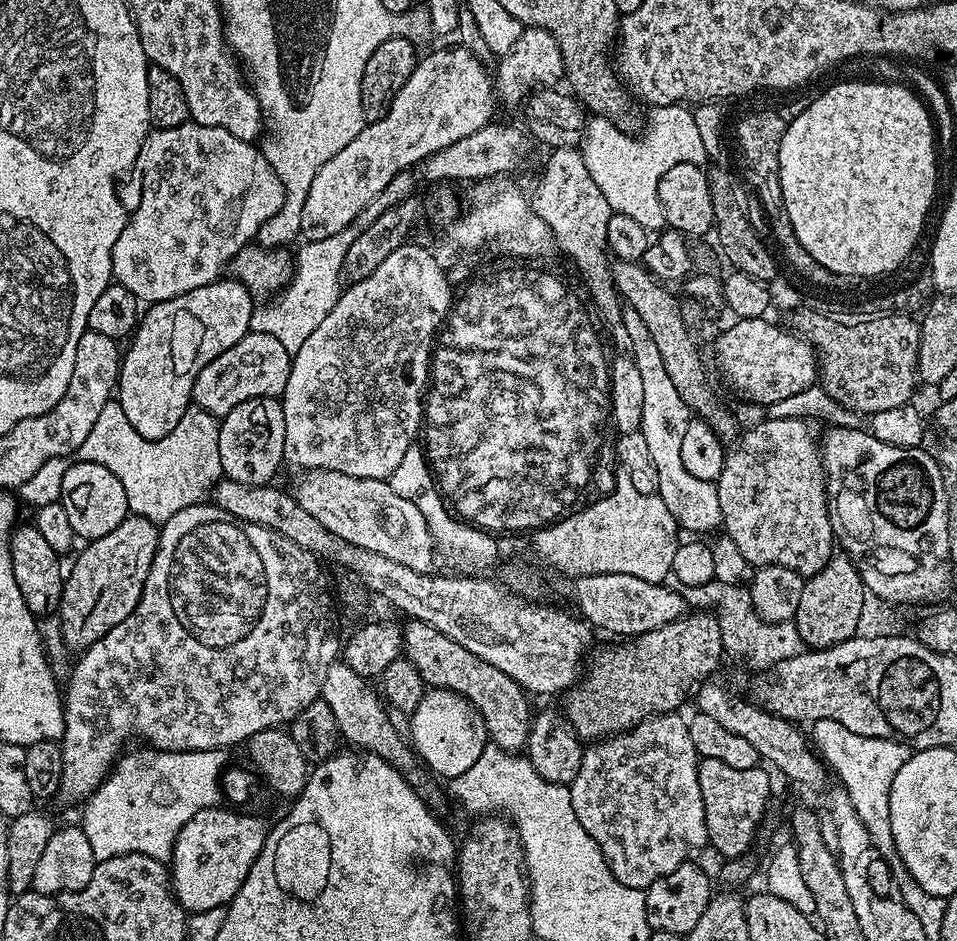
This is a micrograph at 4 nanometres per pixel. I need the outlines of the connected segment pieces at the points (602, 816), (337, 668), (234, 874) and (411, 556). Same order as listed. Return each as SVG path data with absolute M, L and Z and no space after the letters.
M665 712L662 716L650 716L641 724L635 724L629 732L617 732L615 736L597 740L585 747L582 766L578 770L578 778L574 778L574 782L570 785L574 814L578 814L578 822L582 822L586 834L590 834L590 838L594 838L594 842L598 842L614 878L618 878L618 882L622 882L622 886L646 890L658 878L662 878L662 874L670 874L673 870L678 870L678 866L689 863L691 856L688 855L708 844L706 814L702 806L702 790L698 790L697 763L698 757L694 750L694 742L690 742L688 721L683 715L680 717L680 714L676 712Z
M342 662L332 664L330 670L326 670L326 682L322 682L320 699L326 702L326 706L330 706L330 711L334 713L334 722L338 722L341 737L347 743L348 740L352 743L349 745L373 752L378 758L390 762L390 766L398 769L413 786L419 785L421 765L415 751L410 747L409 741L405 737L404 741L399 730L388 721L389 709L385 701L378 695L377 689L362 678L362 674L350 670L350 666Z
M228 806L207 808L194 814L194 818L190 818L186 826L182 826L172 851L170 875L172 891L175 892L178 903L184 907L185 913L191 914L227 906L238 894L242 882L246 882L250 866L254 866L258 854L264 849L270 831L269 825L267 823L264 825L256 816L239 816L236 812L239 811Z
M325 468L311 469L301 476L304 477L294 487L298 506L318 518L330 534L338 534L338 538L362 550L394 558L394 562L402 562L402 566L410 566L410 570L433 571L438 545L432 539L426 518L422 518L414 502L402 498L402 494L394 494L387 480L354 478Z

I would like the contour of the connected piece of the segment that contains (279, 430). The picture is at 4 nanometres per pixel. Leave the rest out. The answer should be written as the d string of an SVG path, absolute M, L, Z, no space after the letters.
M259 396L234 406L234 410L220 420L218 434L218 454L222 458L224 476L250 486L272 484L280 464L282 468L285 463L285 434L284 405L279 399Z

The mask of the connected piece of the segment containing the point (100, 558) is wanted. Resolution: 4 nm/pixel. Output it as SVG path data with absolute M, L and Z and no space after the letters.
M128 515L110 534L87 541L80 553L75 553L76 561L72 569L67 569L62 590L62 602L58 619L60 637L69 653L85 652L94 642L98 642L118 622L130 618L142 598L150 566L154 562L156 547L160 541L160 530L141 516Z

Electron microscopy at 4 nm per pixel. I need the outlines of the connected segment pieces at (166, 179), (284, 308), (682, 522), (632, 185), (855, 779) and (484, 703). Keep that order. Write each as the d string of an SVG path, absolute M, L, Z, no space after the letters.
M195 122L173 128L152 128L142 142L140 153L135 162L135 167L140 168L140 201L137 202L136 209L131 209L128 223L125 224L122 234L118 234L118 242L114 242L114 250L112 251L113 281L126 290L130 290L130 294L134 294L137 301L151 306L158 302L166 302L170 298L178 298L182 294L190 294L190 290L198 290L202 286L221 279L223 272L220 271L223 268L225 271L231 265L232 259L259 237L264 223L270 218L274 218L274 214L278 214L278 210L282 210L282 202L284 201L282 182L270 166L263 151L259 147L255 148L256 146L255 143L242 138L234 138L234 134L230 134L230 130L222 130L218 126L202 126Z
M349 227L333 237L322 241L310 241L301 243L300 253L294 256L292 279L275 298L253 307L250 318L250 329L253 332L270 334L270 338L282 342L282 346L293 354L318 330L318 325L326 319L326 314L334 310L334 302L338 302L342 291L342 277L344 276L344 263L346 262L346 250L354 242L357 229Z
M625 307L624 324L630 334L630 355L642 374L640 432L646 438L650 455L654 457L654 466L658 469L658 494L662 502L666 502L666 510L670 510L677 525L683 531L685 528L688 534L704 534L700 532L719 529L722 506L718 506L718 490L715 483L694 478L693 473L686 474L686 466L682 462L682 437L686 434L686 426L690 422L686 402L678 398L678 390L674 390L674 382L670 382L670 374L666 374L666 366L662 366L658 346L654 346L654 338L650 338L650 330L646 330L646 322L642 322L642 318L634 309Z
M671 104L665 108L653 107L651 112L652 117L641 136L623 132L619 123L606 116L593 115L585 123L584 139L580 141L578 149L590 177L594 178L595 185L602 190L613 213L634 218L638 225L647 230L660 230L665 227L662 202L658 202L658 182L662 180L662 174L666 174L670 166L704 166L710 159L701 135L698 134L691 107Z
M817 720L811 728L811 739L814 744L816 739L815 747L819 755L844 783L841 784L843 791L847 792L850 802L854 802L854 810L858 810L858 818L862 820L862 826L868 831L874 846L881 850L894 849L894 838L890 830L890 786L894 786L894 774L902 770L909 758L908 745L899 744L896 740L854 734L854 730L846 730L842 722L833 720Z
M409 619L403 625L403 655L420 672L425 685L434 688L445 688L465 696L475 706L477 714L484 720L491 743L497 744L503 752L519 753L528 742L528 726L530 711L523 688L514 682L498 666L490 666L490 662L482 662L478 654L470 654L466 646L458 646L454 638L446 638L442 630L434 630L421 620Z

